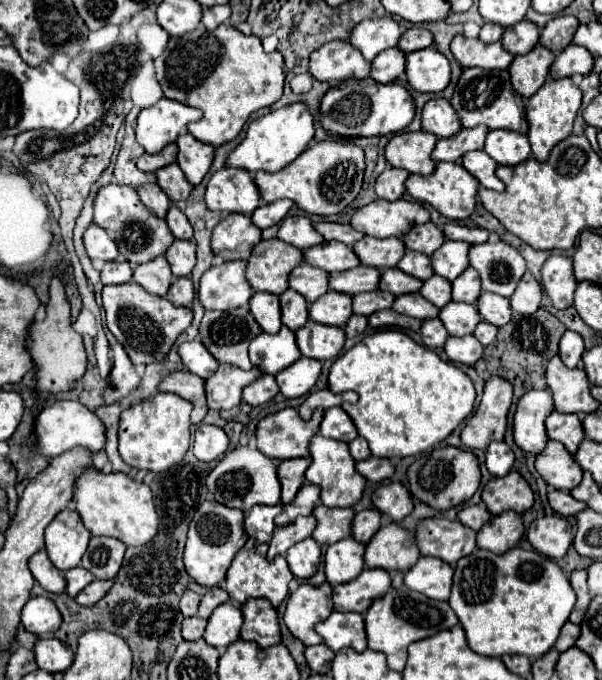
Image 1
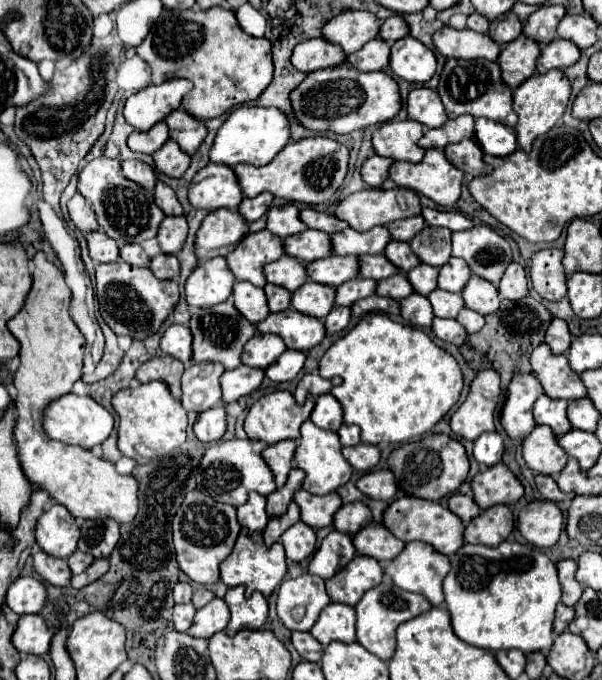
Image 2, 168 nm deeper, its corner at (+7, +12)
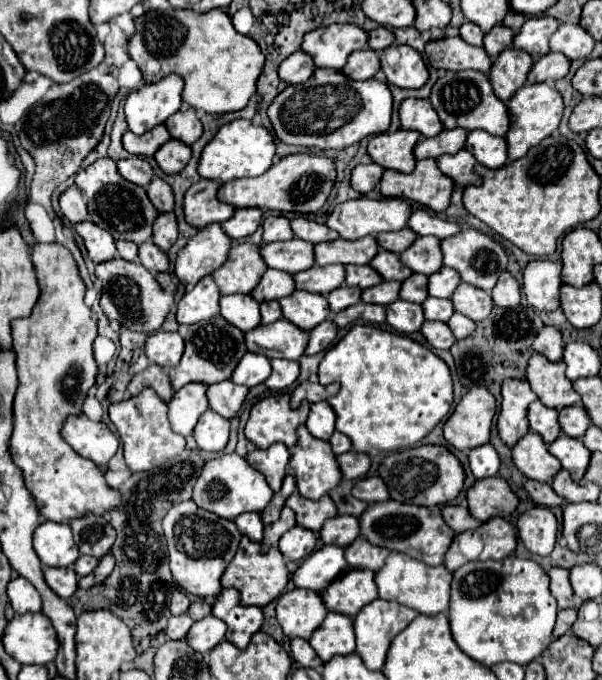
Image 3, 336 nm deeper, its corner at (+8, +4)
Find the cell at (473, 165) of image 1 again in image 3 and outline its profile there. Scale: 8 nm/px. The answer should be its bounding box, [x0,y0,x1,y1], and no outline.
[436,148,480,188]

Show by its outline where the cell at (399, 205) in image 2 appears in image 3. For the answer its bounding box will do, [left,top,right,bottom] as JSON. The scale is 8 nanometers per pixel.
[326,198,412,240]

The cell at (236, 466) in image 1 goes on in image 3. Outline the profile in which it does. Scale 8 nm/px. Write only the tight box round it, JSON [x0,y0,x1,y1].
[194,452,274,520]

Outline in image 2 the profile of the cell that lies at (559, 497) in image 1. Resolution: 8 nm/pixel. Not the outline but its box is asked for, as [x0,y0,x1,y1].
[535,474,575,502]

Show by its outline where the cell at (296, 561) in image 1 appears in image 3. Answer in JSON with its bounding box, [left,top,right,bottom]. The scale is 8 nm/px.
[278,526,316,562]

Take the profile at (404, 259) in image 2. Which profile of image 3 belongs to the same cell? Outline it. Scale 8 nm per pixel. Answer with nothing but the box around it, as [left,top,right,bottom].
[370,250,412,282]

